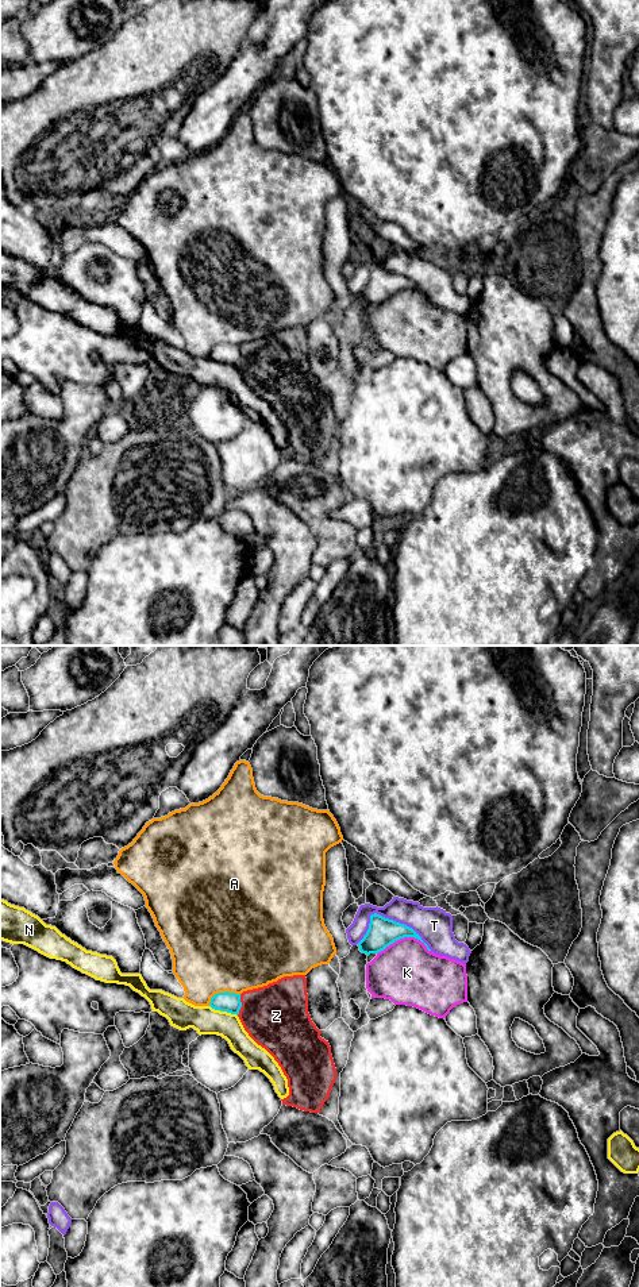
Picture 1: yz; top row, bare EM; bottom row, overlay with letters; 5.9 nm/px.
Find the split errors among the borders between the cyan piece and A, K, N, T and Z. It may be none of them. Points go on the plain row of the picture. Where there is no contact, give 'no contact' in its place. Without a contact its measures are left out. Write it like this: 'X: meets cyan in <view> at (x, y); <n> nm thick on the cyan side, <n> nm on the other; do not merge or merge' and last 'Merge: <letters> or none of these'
A: meets cyan in yz at (222, 345); 120 nm thick on the cyan side, 480 nm on the other; do not merge
K: meets cyan in yz at (403, 289); 170 nm thick on the cyan side, 380 nm on the other; do not merge
N: meets cyan in yz at (223, 362); 120 nm thick on the cyan side, 170 nm on the other; do not merge
T: meets cyan in yz at (388, 270); 170 nm thick on the cyan side, 190 nm on the other; do not merge
Z: meets cyan in yz at (241, 357); 120 nm thick on the cyan side, 380 nm on the other; do not merge
Merge: none of these

